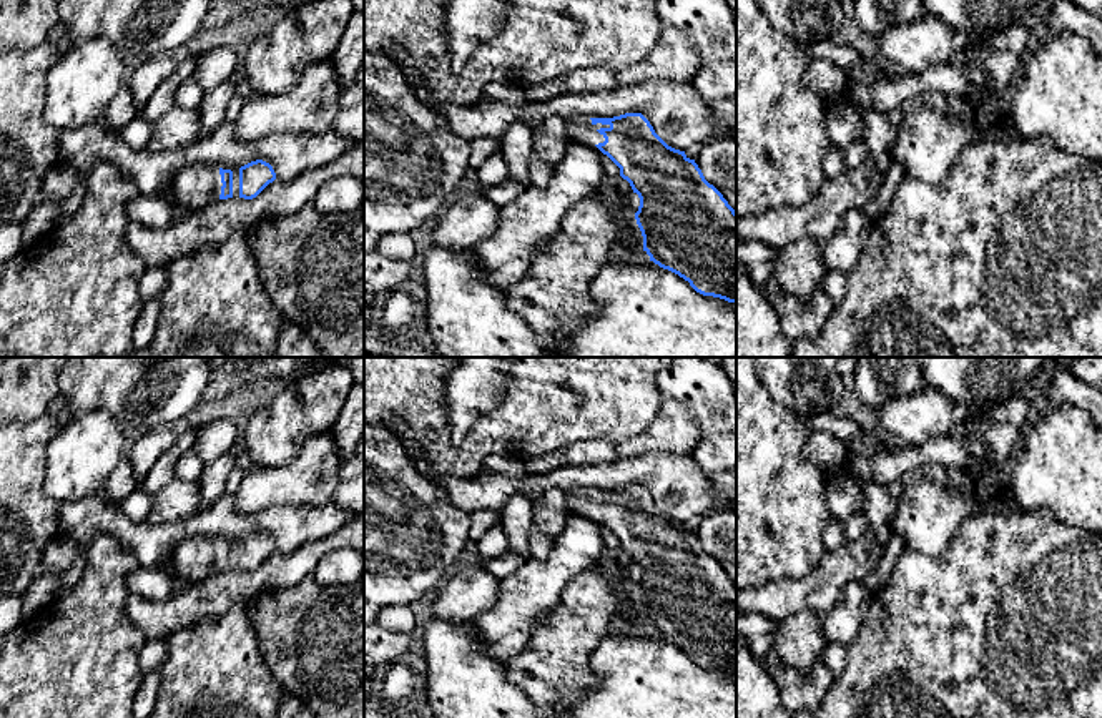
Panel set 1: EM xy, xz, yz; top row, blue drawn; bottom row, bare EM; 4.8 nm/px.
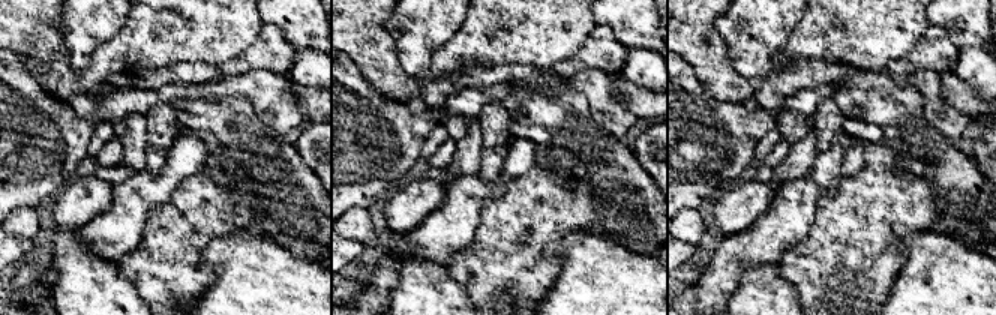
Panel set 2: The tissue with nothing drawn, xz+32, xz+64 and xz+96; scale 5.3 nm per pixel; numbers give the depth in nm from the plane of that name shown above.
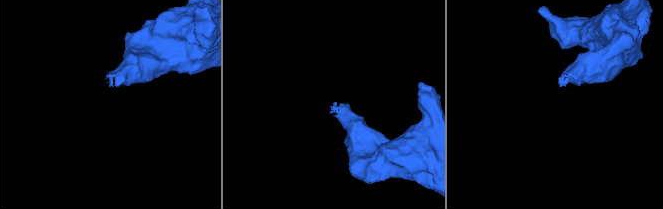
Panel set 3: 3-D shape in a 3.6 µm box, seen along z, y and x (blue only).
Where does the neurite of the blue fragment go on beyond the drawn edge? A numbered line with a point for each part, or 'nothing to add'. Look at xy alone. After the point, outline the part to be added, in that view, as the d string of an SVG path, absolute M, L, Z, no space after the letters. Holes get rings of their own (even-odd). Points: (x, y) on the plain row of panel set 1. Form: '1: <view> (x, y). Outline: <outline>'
1: xy (196, 559). Outline: M198 537L175 550L171 568L175 577L199 582L219 572L221 558L219 540Z

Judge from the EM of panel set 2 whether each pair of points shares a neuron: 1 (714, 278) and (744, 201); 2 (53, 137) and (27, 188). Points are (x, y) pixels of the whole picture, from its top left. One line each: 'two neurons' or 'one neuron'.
1: two neurons
2: one neuron

